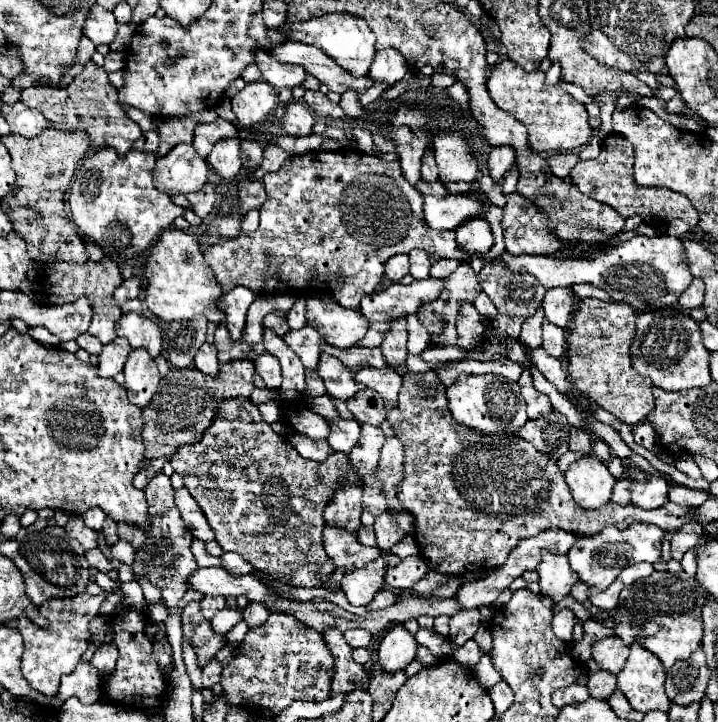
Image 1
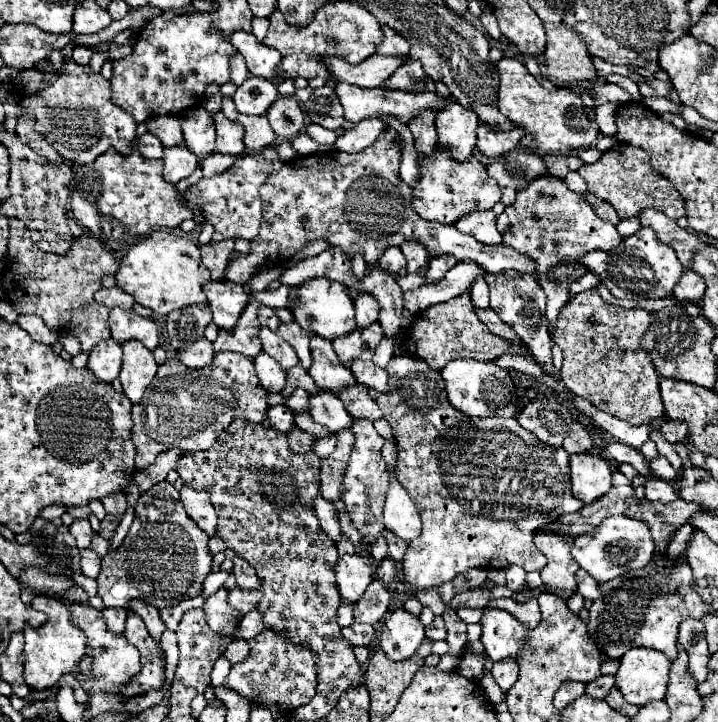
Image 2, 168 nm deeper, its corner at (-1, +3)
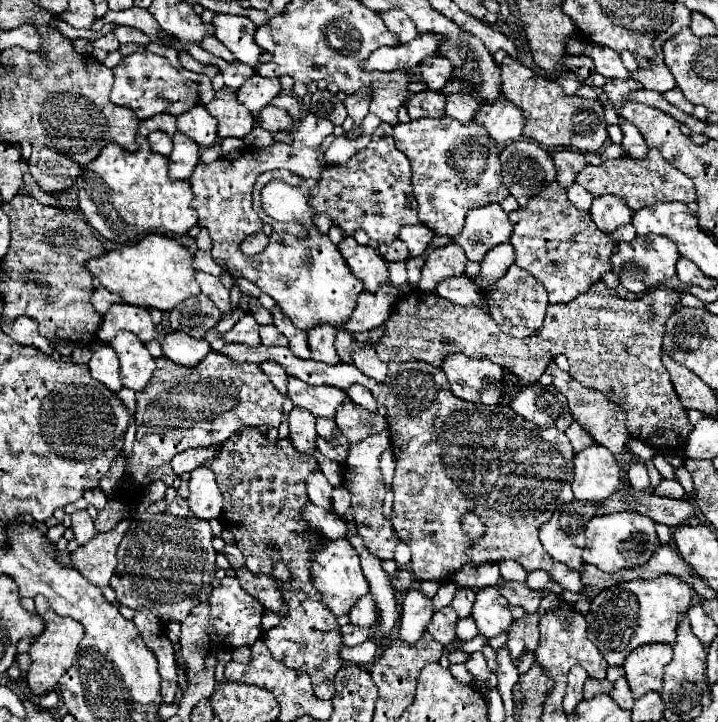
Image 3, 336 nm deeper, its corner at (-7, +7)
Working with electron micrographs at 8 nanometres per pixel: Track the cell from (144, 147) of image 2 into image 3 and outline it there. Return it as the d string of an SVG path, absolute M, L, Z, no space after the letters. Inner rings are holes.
M153 131L149 137L149 145L155 153L161 153L161 155L169 155L171 153L171 137L167 133L161 133L161 131Z

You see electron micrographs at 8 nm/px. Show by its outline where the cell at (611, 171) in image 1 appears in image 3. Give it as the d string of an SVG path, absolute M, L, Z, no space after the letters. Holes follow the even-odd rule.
M649 149L649 153L643 159L619 157L619 159L607 159L601 165L587 165L577 175L577 183L583 185L587 191L591 191L595 197L607 193L623 197L633 213L643 209L645 205L653 205L659 201L679 201L679 203L695 201L693 181L685 177L681 171L677 171L671 163L667 163L657 149Z

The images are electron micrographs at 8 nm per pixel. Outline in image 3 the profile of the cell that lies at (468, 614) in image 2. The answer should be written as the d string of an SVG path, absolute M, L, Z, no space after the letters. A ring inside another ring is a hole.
M457 589L451 607L453 607L455 613L463 619L463 617L469 617L469 615L471 615L473 601L475 601L475 591L471 591L471 589Z

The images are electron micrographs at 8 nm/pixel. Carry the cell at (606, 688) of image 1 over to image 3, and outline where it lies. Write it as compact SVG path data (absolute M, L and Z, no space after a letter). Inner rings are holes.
M587 679L585 687L583 687L583 697L589 699L589 697L595 697L599 693L611 693L611 689L613 689L613 683L609 683L607 679L603 679L603 681Z

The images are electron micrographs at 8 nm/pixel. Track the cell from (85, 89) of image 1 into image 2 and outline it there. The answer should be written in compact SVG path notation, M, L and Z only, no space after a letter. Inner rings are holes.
M73 59L63 61L59 79L33 95L21 97L19 105L33 111L35 131L43 133L53 149L69 163L87 165L109 147L115 147L123 155L131 153L137 123L131 113L111 103L109 81L101 73L93 73L89 65L77 65Z

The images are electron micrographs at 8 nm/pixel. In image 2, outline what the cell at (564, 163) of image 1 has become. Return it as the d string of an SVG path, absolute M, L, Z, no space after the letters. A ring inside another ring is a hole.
M545 155L543 159L545 159L549 175L559 179L565 179L569 171L577 171L583 165L583 161L575 155Z

